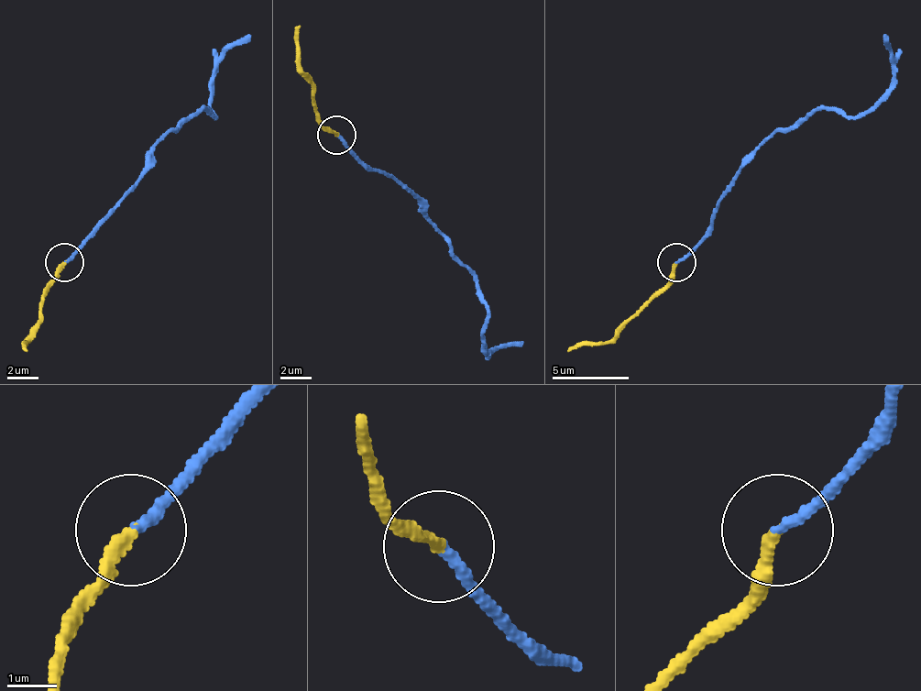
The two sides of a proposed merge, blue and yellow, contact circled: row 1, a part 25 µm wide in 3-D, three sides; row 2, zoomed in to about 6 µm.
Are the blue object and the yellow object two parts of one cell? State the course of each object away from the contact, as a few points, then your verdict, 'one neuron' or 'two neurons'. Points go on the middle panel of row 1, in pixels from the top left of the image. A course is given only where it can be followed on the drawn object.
blue runs (335, 136), (370, 170), (405, 185), (444, 235), (455, 258), (474, 278), (486, 308), (486, 351), (524, 343); yellow runs (335, 136), (321, 124), (312, 82), (297, 66), (297, 36), (301, 24); one neuron

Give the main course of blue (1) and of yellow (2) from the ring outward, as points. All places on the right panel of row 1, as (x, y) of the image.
1: (677, 261), (777, 130), (819, 107), (866, 115), (877, 104), (893, 65), (885, 35)
2: (677, 261), (666, 284), (608, 342), (577, 342), (566, 349)

